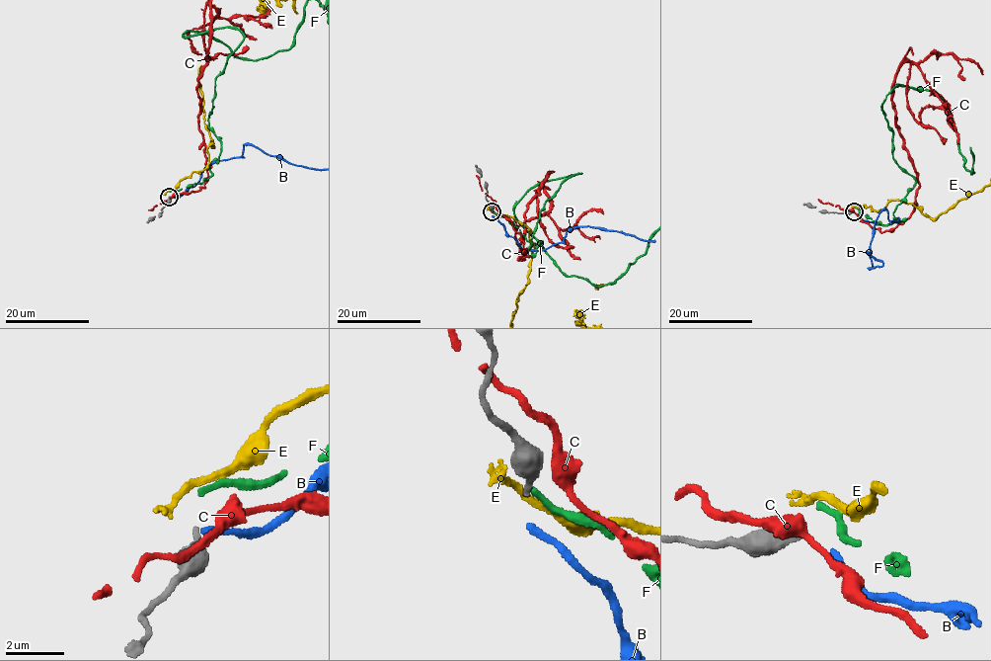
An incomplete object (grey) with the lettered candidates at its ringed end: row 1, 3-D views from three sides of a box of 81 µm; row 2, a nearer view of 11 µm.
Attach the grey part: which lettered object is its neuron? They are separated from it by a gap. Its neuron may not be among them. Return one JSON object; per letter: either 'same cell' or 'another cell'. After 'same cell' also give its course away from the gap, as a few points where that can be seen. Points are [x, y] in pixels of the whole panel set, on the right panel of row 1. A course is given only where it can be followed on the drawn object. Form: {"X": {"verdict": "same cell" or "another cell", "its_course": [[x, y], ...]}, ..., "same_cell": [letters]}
{"B": {"verdict": "another cell"}, "C": {"verdict": "another cell"}, "E": {"verdict": "another cell"}, "F": {"verdict": "another cell"}, "same_cell": []}

